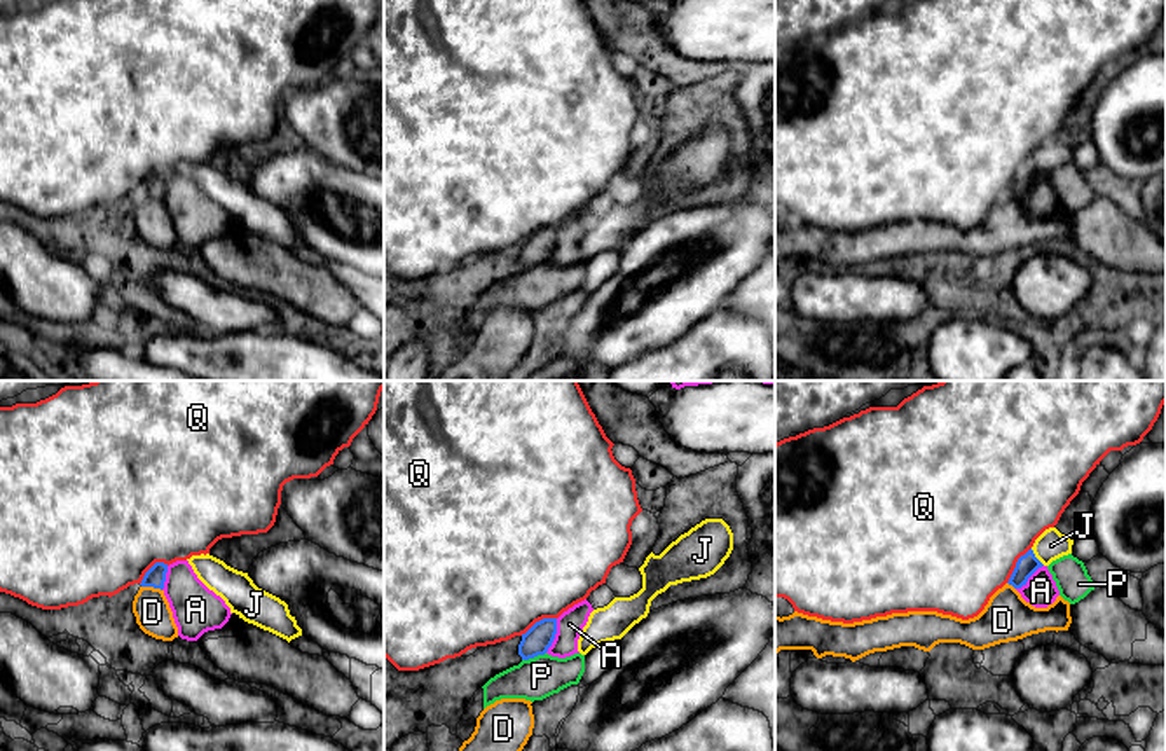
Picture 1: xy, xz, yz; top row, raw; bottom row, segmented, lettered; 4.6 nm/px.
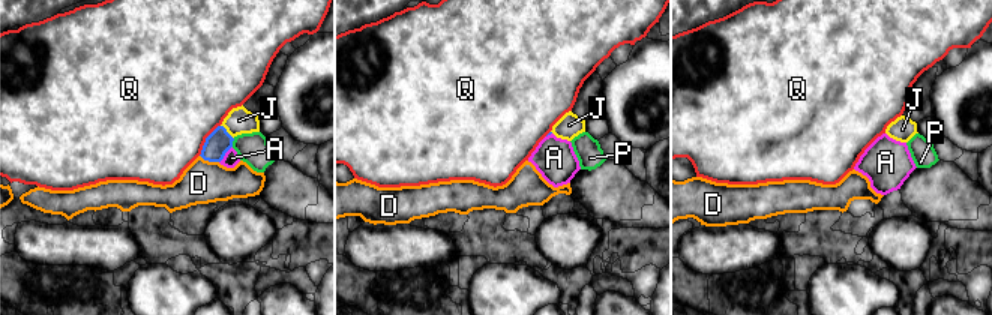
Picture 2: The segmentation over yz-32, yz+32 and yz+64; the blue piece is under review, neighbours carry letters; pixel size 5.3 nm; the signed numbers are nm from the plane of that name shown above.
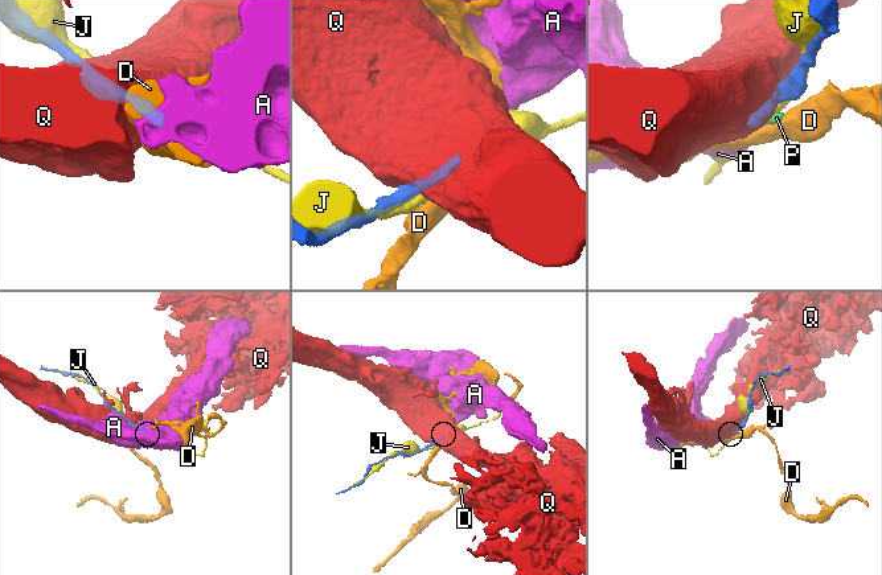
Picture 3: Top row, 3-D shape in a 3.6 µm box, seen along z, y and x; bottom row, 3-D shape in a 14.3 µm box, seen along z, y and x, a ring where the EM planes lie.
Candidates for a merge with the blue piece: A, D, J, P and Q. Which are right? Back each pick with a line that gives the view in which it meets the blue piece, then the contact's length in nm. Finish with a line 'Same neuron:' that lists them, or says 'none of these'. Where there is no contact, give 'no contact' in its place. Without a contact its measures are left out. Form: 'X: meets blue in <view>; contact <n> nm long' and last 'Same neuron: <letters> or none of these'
Same neuron: none of these

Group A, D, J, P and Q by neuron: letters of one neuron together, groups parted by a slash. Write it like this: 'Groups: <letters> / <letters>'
Groups: A / D P / J / Q

